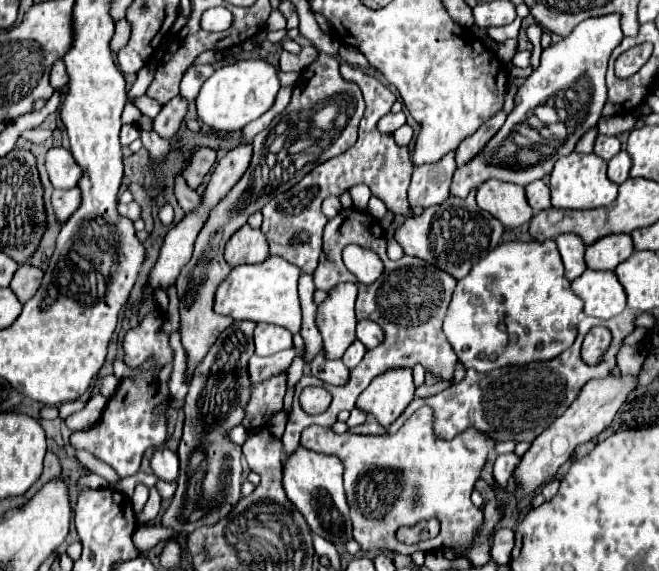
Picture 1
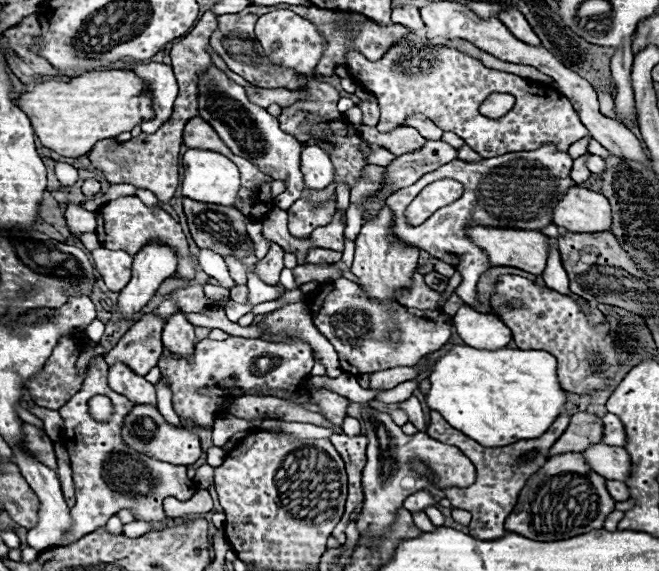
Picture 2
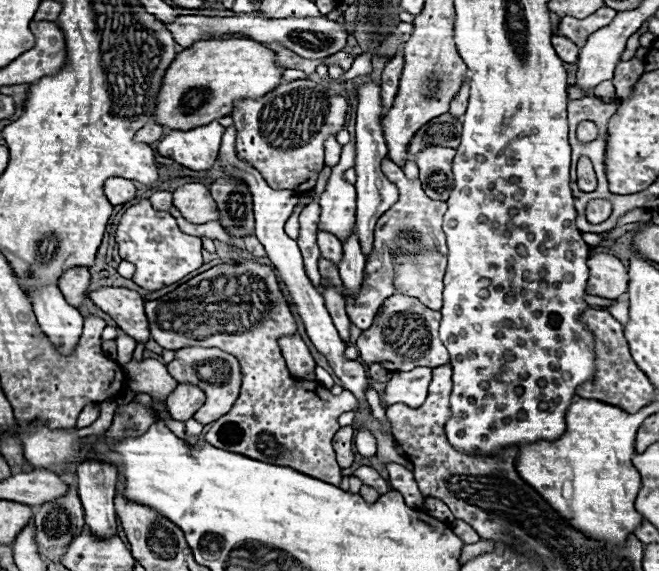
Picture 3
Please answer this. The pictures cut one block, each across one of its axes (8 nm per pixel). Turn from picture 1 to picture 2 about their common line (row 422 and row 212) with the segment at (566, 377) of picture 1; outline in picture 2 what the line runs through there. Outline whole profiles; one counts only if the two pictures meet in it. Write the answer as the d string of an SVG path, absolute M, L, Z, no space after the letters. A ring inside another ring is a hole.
M542 146L532 152L514 152L496 158L486 158L484 162L476 162L476 164L456 158L454 162L448 162L446 166L440 166L438 170L424 174L416 184L402 188L386 198L386 204L394 212L392 232L402 244L414 246L418 250L426 250L430 256L458 270L462 274L462 284L456 288L456 294L474 310L488 314L492 308L482 304L476 296L476 282L478 276L484 270L488 270L488 260L486 254L468 240L464 226L468 226L470 220L476 220L484 226L504 226L504 228L524 228L524 230L540 230L548 226L550 212L554 210L556 202L566 194L570 186L574 186L574 182L570 180L570 168L572 168L572 158L566 152L558 152L554 146ZM444 178L462 182L464 194L452 204L436 210L424 224L414 228L408 226L404 218L404 210L416 198L416 190L422 190L424 186Z

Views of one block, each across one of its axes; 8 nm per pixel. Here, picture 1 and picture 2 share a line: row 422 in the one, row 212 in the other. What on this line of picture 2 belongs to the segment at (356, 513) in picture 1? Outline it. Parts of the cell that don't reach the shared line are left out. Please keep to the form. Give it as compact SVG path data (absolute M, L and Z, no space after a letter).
M444 179L428 184L410 206L406 206L406 222L410 226L422 224L436 210L457 200L463 193L461 183L455 180Z

